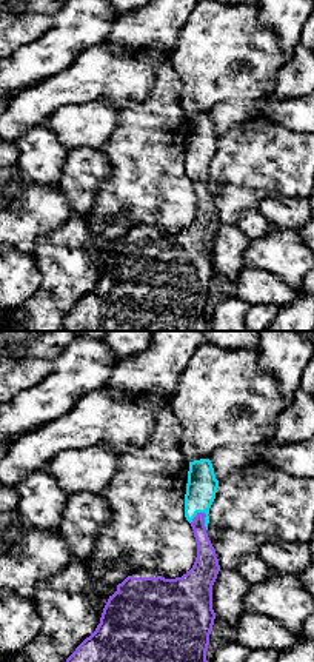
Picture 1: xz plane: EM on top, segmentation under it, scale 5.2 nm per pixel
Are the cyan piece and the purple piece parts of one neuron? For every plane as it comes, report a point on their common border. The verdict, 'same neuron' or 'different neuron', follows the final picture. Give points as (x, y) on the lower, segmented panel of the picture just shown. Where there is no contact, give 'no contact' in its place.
contact (205, 518)

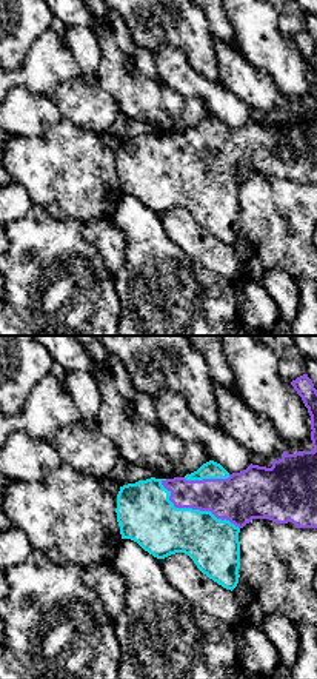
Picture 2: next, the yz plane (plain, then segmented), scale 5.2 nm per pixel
contact (194, 510)

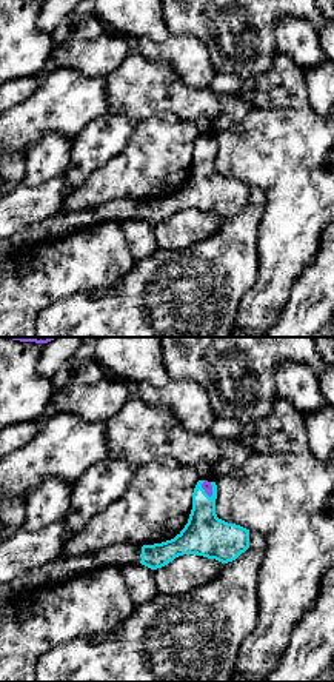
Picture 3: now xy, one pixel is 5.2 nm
contact (203, 490)

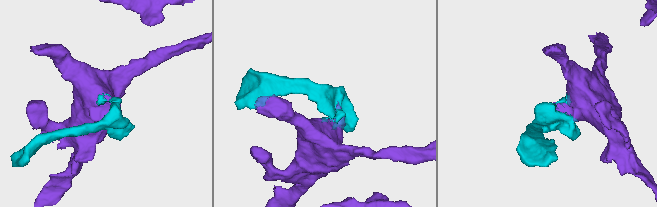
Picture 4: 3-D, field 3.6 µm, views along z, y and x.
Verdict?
same neuron

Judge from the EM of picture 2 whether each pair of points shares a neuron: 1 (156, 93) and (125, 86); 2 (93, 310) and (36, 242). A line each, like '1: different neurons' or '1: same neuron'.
1: same neuron
2: same neuron

